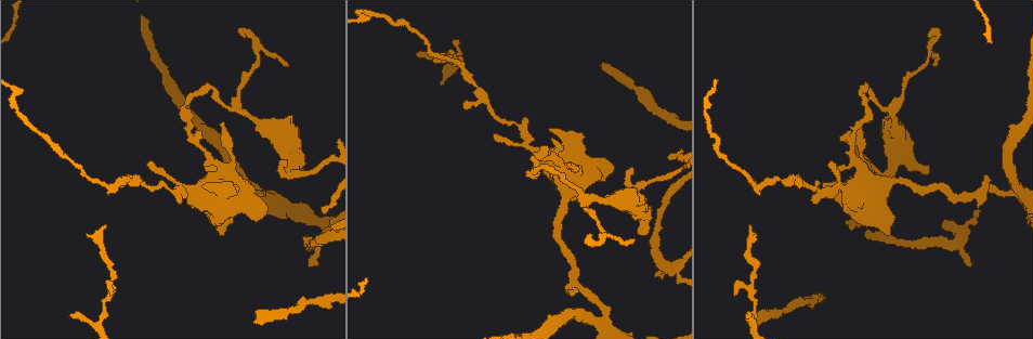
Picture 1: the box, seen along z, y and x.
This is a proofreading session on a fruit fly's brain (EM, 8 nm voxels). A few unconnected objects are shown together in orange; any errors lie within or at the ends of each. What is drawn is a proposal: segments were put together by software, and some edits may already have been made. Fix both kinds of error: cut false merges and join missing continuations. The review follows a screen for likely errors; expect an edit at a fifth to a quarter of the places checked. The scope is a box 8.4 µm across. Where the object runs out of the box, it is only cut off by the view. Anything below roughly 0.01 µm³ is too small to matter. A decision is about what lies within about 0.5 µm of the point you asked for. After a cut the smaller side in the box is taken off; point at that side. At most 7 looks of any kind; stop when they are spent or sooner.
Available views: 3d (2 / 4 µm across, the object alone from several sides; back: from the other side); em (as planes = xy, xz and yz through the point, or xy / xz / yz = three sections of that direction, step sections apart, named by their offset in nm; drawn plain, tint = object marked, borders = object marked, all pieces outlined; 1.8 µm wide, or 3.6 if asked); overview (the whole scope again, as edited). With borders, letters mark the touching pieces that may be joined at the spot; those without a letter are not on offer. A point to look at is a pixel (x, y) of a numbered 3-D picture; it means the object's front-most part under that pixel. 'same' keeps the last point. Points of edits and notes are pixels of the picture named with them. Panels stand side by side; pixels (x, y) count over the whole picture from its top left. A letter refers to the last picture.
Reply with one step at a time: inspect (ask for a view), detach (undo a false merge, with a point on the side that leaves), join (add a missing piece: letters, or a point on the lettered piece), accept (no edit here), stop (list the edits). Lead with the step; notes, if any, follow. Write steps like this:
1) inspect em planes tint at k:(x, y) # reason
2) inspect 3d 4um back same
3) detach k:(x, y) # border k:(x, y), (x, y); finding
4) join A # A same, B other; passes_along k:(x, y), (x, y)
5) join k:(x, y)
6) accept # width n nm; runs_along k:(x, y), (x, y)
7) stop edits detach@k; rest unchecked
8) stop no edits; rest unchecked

inspect 3d 4um at 1:(104, 226)

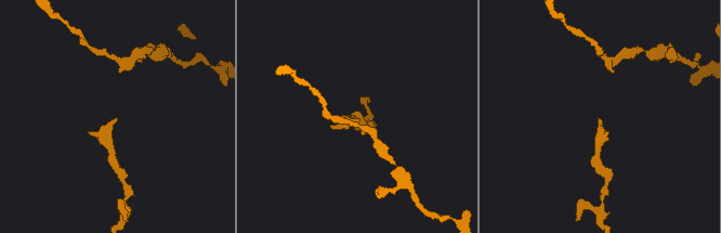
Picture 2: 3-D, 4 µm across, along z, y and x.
inspect em xz step 8 tint at 2:(114, 118)

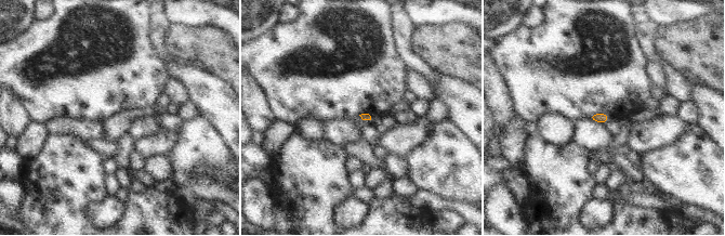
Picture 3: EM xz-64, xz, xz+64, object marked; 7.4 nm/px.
inspect em planes borders same

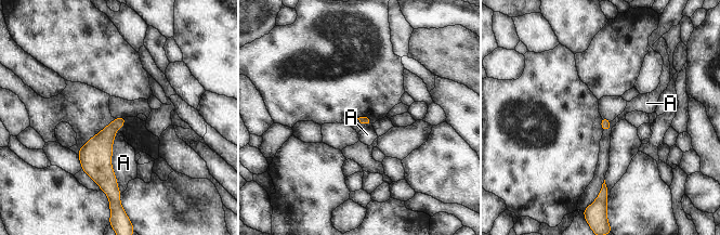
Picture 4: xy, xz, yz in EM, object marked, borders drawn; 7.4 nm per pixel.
accept # longest_contact A 420 nm; A other; border 4:(114, 139), (112, 168), (120, 193); none of them fits

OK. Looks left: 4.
inspect em yz step 4 tint at 1:(748, 315) # tapers out

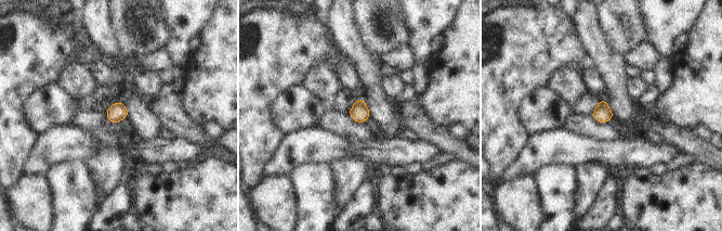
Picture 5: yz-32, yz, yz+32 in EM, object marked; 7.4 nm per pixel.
inspect em planes borders same # another direction

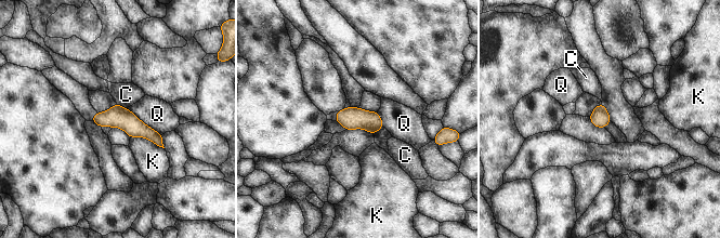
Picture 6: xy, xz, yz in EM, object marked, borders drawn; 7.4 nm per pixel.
accept # width 140 nm; C other, K other, Q other; border 6:(127, 108), (161, 134); no lettered piece goes on from it

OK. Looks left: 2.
inspect 3d 2um at 1:(497, 136) # an open end

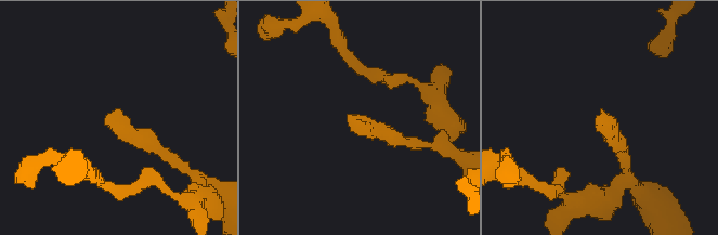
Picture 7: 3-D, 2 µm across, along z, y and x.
inspect em yz step 4 borders at 7:(118, 111) # now the EM

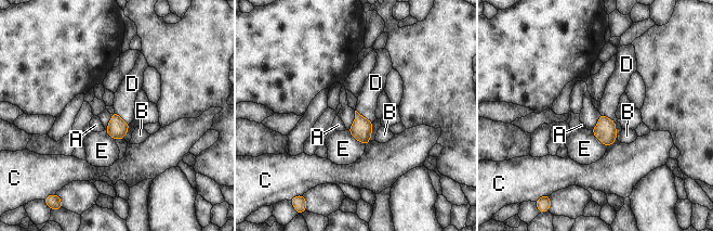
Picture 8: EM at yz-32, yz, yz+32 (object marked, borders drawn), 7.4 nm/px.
accept # A other, B other, C other, D other, E other; no lettered piece goes on from it

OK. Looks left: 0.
stop no edits; rest unchecked

